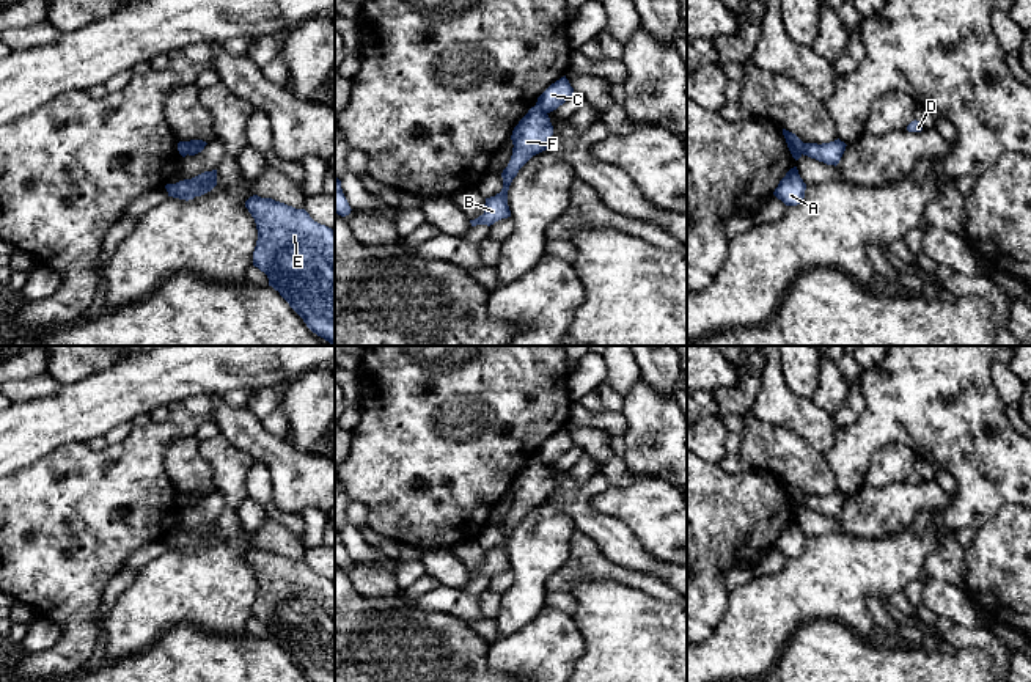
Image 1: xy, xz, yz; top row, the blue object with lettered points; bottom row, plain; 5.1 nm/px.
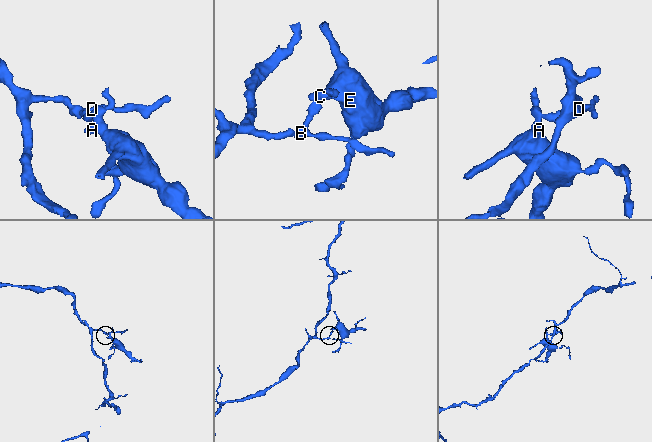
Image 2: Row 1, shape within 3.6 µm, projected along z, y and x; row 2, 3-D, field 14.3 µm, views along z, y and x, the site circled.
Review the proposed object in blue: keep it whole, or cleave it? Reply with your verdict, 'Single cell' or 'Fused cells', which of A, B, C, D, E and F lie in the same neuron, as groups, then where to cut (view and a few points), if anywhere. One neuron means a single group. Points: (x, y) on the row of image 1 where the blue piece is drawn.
Fused cells. Groups: A C E / B D F. Split along xz (535, 106), (546, 113)

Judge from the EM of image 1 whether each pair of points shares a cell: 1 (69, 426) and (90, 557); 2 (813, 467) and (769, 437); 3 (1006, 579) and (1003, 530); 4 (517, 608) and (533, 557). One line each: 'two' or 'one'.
1: two
2: one
3: one
4: one

